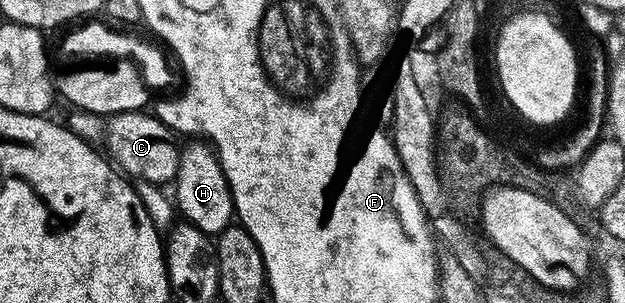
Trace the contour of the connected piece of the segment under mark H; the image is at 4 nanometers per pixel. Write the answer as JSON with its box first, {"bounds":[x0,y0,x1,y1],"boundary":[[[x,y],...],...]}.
{"bounds":[174,142,237,238],"boundary":[[[192,142],[180,153],[180,169],[174,181],[174,203],[187,223],[211,238],[219,238],[237,219],[232,187],[220,165],[215,148],[204,142]]]}

